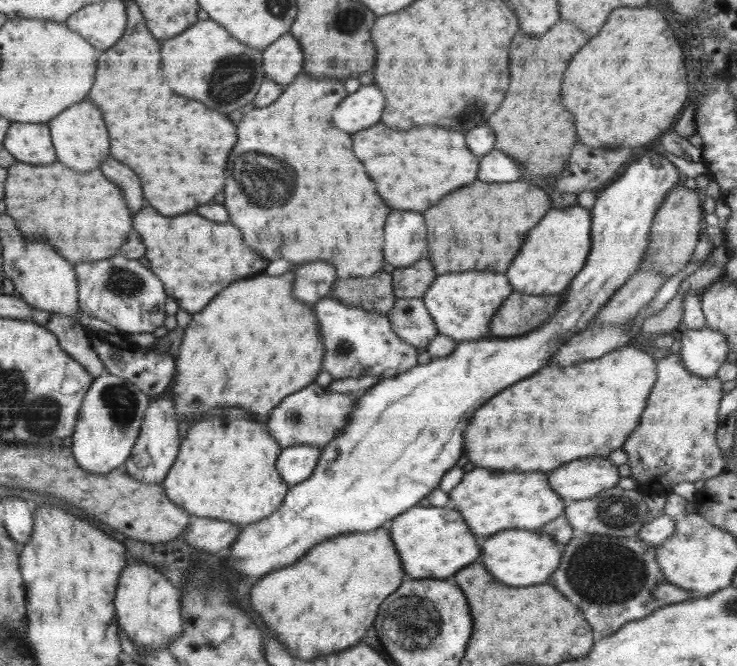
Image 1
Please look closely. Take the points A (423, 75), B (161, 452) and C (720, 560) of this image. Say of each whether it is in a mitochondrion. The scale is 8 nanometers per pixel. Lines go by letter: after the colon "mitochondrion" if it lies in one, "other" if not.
A: other
B: other
C: other

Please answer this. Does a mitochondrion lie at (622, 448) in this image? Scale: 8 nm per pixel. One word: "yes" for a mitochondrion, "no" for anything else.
no

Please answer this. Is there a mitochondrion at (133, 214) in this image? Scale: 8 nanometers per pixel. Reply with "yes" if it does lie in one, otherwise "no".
no

